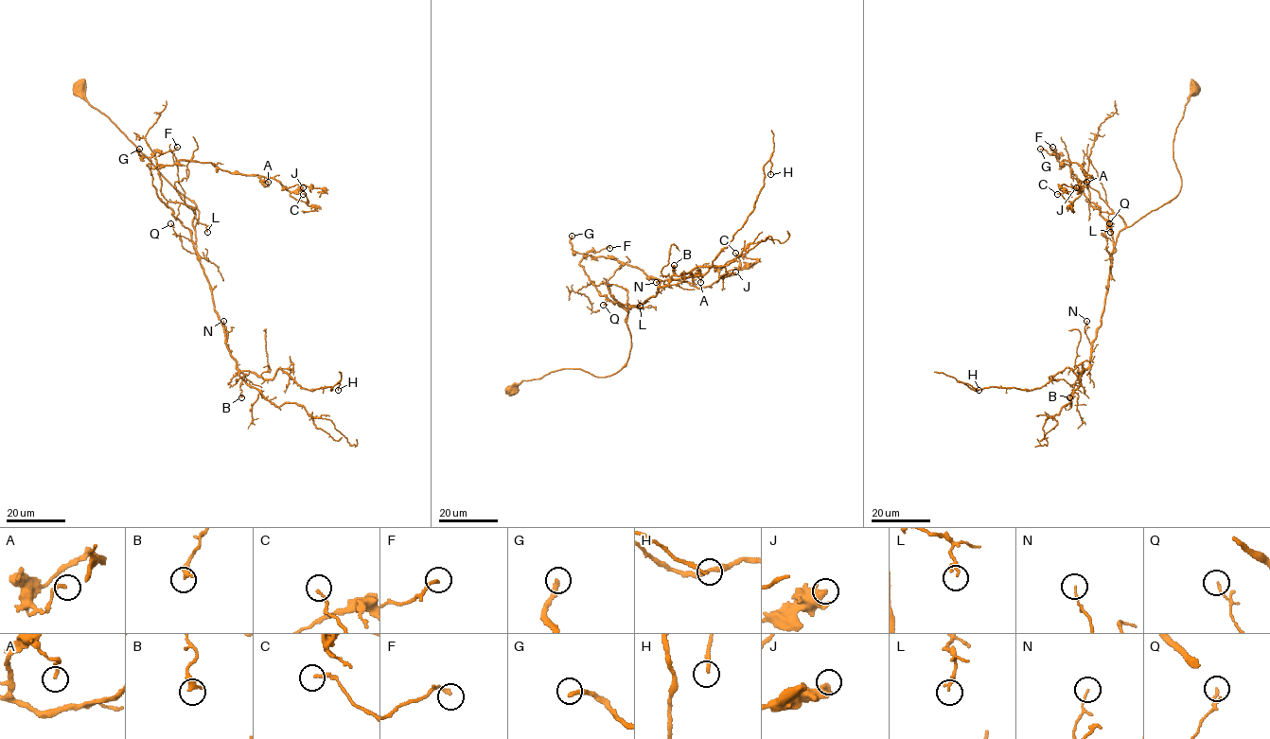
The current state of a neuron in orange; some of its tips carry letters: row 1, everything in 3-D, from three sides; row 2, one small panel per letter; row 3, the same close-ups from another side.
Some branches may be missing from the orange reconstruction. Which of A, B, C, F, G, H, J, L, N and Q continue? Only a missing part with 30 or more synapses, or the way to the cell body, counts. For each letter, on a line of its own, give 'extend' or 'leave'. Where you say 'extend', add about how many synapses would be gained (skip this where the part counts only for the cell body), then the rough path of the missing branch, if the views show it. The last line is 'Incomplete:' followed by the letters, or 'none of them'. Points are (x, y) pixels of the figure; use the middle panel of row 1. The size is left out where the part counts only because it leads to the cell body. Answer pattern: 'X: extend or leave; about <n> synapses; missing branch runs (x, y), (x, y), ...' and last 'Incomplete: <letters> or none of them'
A: leave
B: leave
C: leave
F: leave
G: extend; about 70 synapses; missing branch runs (572, 236), (557, 228), (555, 216), (544, 202), (541, 191), (547, 175)
H: leave
J: leave
L: leave
N: leave
Q: leave
Incomplete: G

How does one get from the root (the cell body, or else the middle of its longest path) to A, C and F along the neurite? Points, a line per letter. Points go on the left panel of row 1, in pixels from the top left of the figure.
A: (78, 88), (195, 204), (193, 226), (195, 213), (174, 183), (187, 177), (190, 161), (268, 182)
C: (78, 88), (195, 204), (193, 226), (174, 183), (187, 177), (190, 161), (273, 178), (306, 202), (303, 194)
F: (78, 88), (195, 204), (194, 242), (157, 195), (148, 166), (157, 151), (177, 147)

